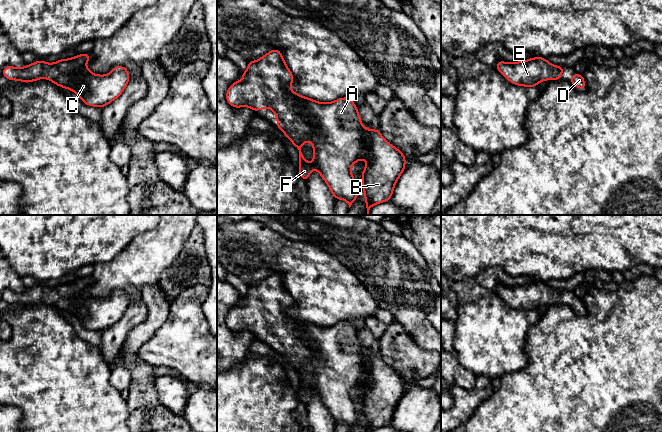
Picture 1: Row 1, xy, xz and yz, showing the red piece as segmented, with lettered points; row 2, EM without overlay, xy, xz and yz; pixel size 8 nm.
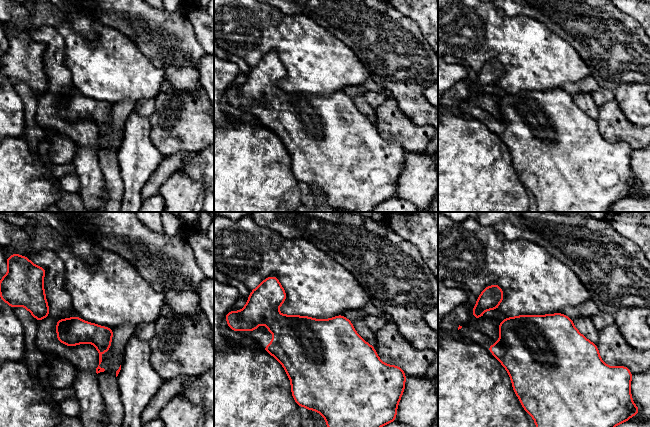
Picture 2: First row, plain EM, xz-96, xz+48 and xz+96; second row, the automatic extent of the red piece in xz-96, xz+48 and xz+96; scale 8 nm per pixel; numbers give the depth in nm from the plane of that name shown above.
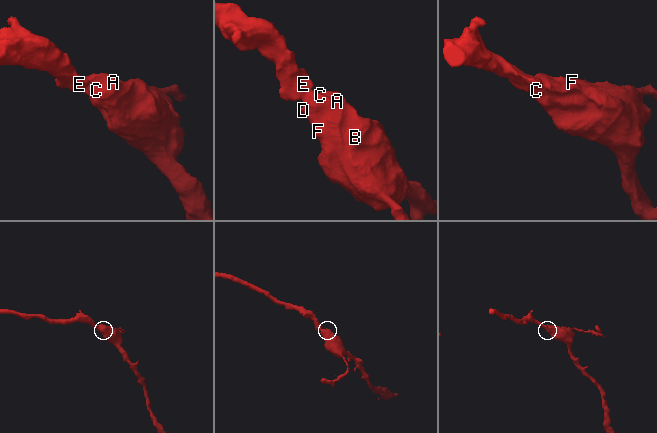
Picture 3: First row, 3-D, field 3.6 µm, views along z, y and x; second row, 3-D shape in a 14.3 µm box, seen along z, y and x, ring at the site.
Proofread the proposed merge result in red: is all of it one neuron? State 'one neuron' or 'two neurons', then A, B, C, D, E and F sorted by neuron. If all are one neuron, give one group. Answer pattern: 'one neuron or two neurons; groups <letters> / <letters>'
one neuron; groups A B C D E F

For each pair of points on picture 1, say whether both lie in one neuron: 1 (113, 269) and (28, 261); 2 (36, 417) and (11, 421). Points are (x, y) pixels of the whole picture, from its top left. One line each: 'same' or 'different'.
1: different
2: different

